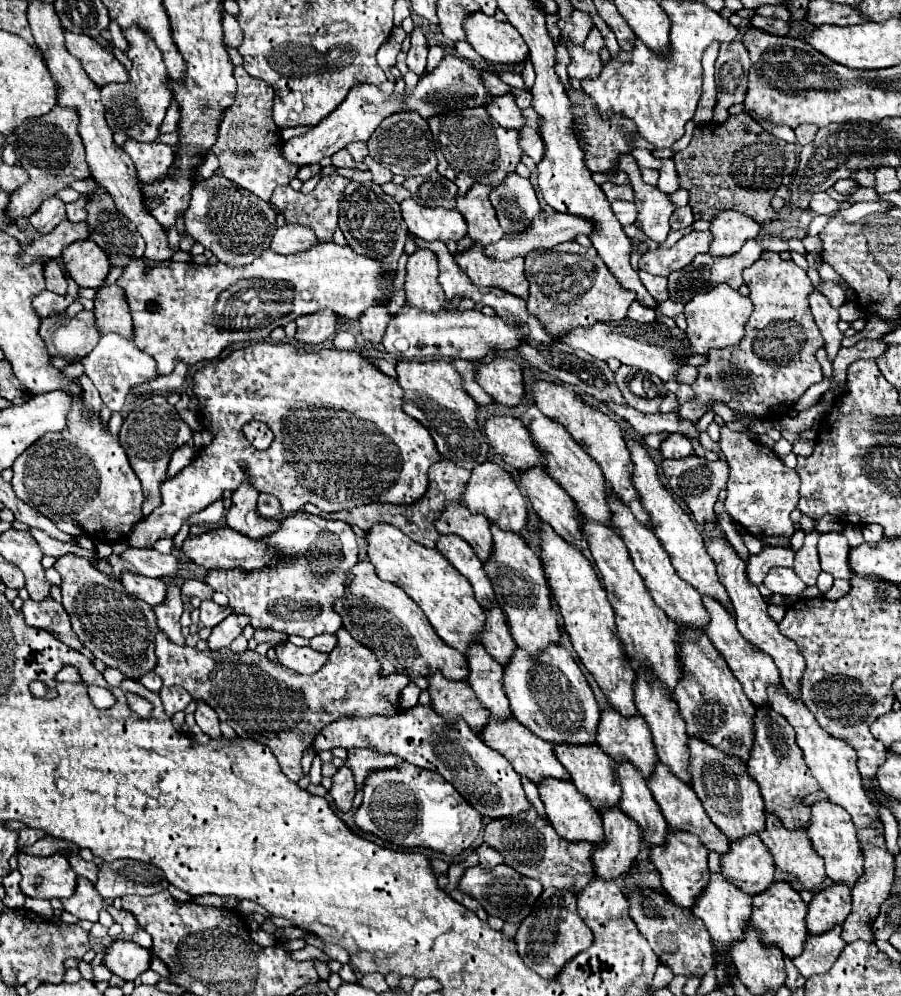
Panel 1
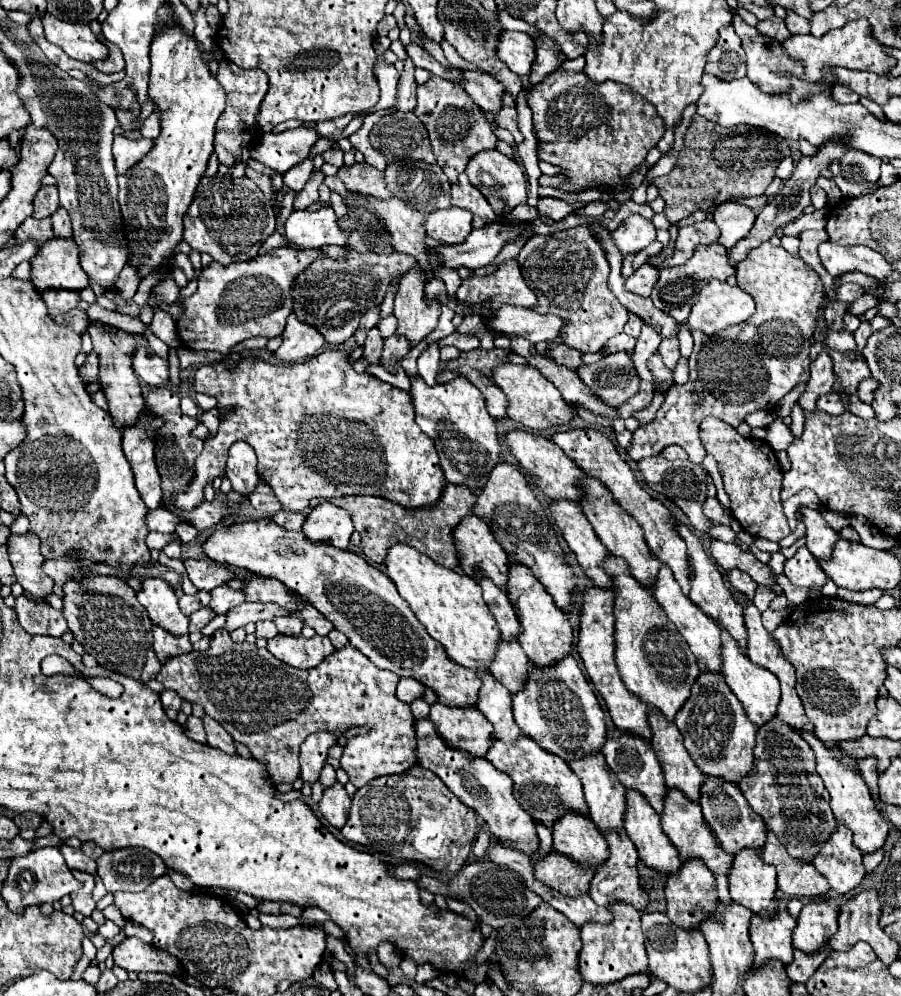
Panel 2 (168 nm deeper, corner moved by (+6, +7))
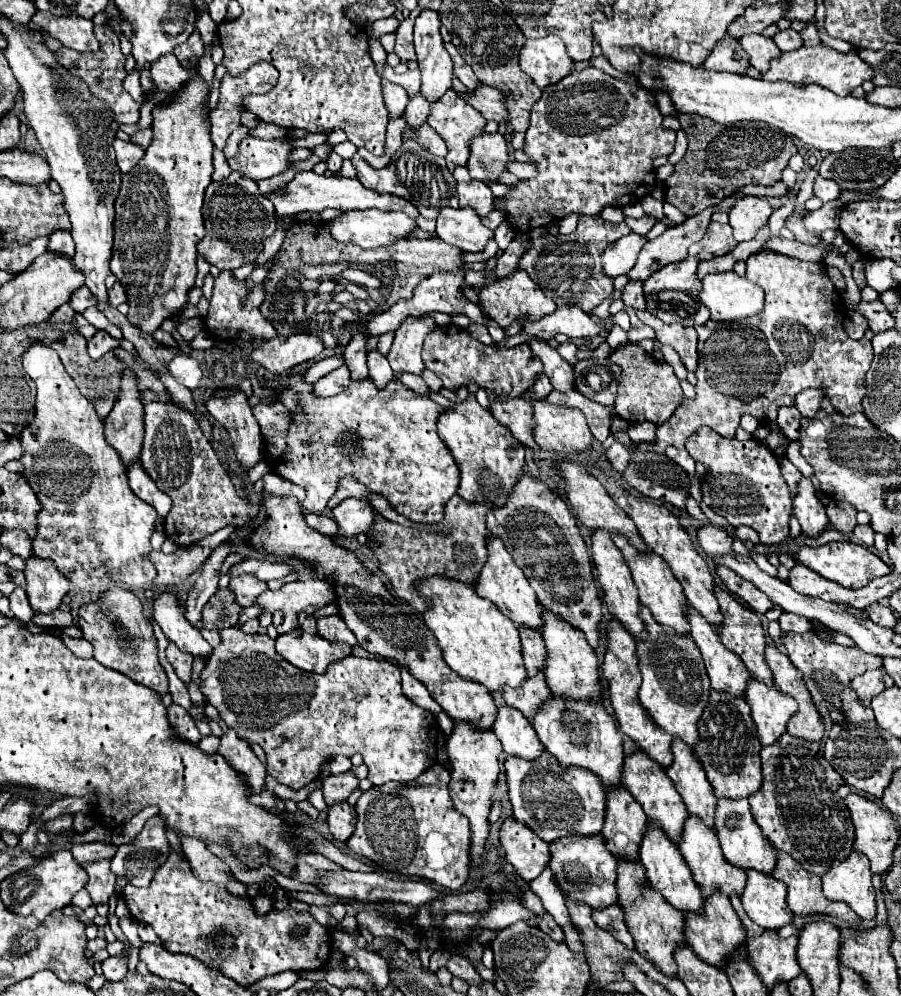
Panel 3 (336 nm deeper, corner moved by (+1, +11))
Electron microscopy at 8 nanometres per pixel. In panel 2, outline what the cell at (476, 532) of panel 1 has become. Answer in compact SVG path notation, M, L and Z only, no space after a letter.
M466 515L452 529L454 547L460 553L460 569L474 577L490 577L500 589L506 587L508 577L508 555L492 539L488 525L476 515Z

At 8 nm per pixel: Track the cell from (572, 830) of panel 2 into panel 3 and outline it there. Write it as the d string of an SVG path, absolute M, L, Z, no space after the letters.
M601 835L593 837L565 837L549 843L551 849L551 873L557 887L573 901L585 903L591 909L605 909L617 905L617 859L605 849L605 839Z

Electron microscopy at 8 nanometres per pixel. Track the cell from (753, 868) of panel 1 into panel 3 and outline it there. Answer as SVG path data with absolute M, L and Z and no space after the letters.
M747 871L747 885L741 895L745 913L763 929L777 931L791 923L793 913L787 907L785 883L759 871Z

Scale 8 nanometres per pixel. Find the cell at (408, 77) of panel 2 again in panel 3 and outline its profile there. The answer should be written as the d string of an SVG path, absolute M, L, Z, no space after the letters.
M421 93L411 97L403 117L407 119L407 125L411 127L411 131L415 131L415 127L421 127L423 123L427 123L427 117L429 117L429 103L427 103L427 99L423 99Z

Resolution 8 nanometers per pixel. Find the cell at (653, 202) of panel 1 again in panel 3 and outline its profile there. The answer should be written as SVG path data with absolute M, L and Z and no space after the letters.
M631 233L631 235L625 235L625 237L617 239L613 245L609 245L601 255L603 273L607 277L615 279L615 277L625 275L627 271L631 271L641 247L645 245L645 241L647 239L643 235Z

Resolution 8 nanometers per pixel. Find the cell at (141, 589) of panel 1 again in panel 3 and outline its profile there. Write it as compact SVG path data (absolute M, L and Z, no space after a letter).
M165 593L153 603L153 619L159 623L163 633L173 641L181 651L207 659L213 647L201 637L201 633L183 617L185 607L177 601L175 595Z

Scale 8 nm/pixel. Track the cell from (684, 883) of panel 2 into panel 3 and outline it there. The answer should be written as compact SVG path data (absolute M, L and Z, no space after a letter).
M711 895L705 899L705 911L703 915L697 915L697 913L685 913L687 921L685 921L685 937L687 937L687 943L689 947L695 951L695 955L713 965L713 967L719 967L721 971L725 971L727 967L727 959L739 949L745 945L745 927L741 923L741 919L737 917L735 909L731 907L731 901L725 899L725 895Z

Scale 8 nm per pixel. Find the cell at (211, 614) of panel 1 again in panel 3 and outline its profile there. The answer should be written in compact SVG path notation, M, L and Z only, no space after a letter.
M237 575L237 577L231 579L229 587L235 593L237 603L241 607L249 607L267 589L267 583L261 581L261 579L257 579L257 577L253 577L253 575Z

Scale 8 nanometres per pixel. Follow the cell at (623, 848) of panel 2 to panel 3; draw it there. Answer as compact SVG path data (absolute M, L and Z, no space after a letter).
M619 863L619 875L617 875L617 891L619 891L619 905L625 911L625 921L629 927L629 933L635 937L635 949L639 955L645 955L645 959L653 961L653 965L669 975L675 977L677 965L673 959L673 953L677 947L687 945L683 927L685 927L685 915L677 909L673 909L665 899L653 891L647 885L645 867L641 863Z

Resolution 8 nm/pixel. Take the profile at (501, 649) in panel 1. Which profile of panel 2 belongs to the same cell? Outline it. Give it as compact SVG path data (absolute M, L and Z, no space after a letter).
M502 643L496 651L496 659L492 661L490 673L510 691L516 693L520 691L524 679L526 679L526 669L528 669L528 657L522 651L520 643Z

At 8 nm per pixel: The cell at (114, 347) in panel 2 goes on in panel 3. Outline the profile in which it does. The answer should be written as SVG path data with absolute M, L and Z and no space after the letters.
M125 371L121 377L121 395L105 421L105 439L119 453L125 467L141 455L143 443L143 403L137 391L137 377Z

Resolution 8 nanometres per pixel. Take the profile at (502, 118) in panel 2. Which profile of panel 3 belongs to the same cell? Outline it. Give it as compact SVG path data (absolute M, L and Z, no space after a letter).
M479 85L473 91L457 93L461 99L465 99L473 109L477 109L487 121L497 121L501 123L507 117L505 101L499 89L493 89L489 85Z

